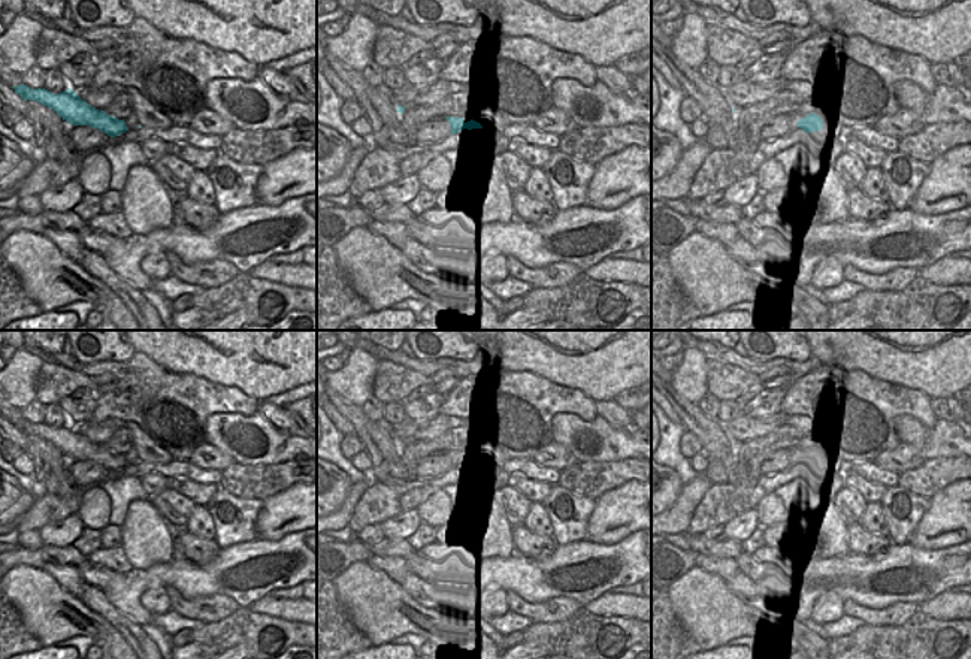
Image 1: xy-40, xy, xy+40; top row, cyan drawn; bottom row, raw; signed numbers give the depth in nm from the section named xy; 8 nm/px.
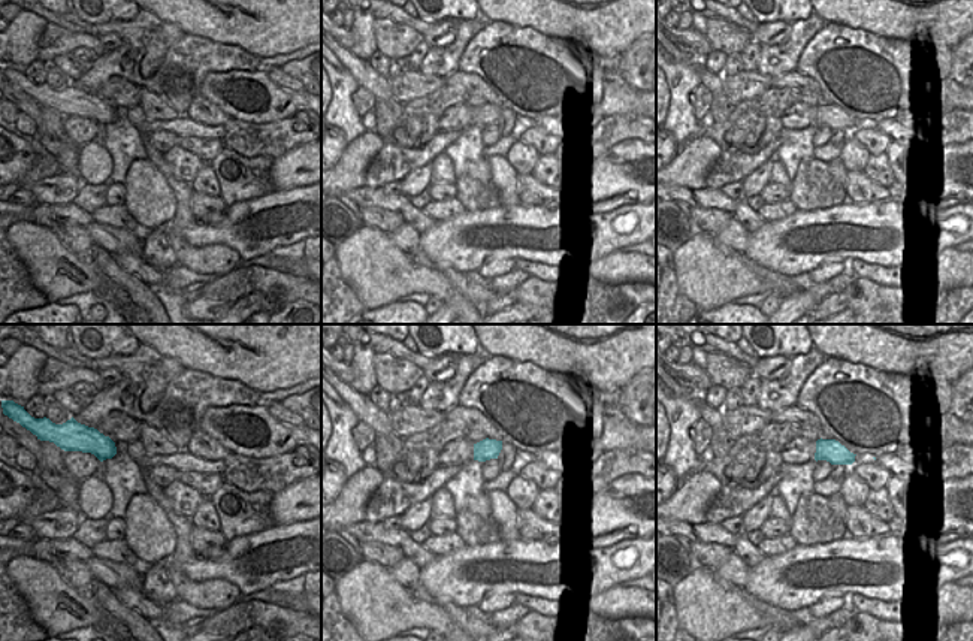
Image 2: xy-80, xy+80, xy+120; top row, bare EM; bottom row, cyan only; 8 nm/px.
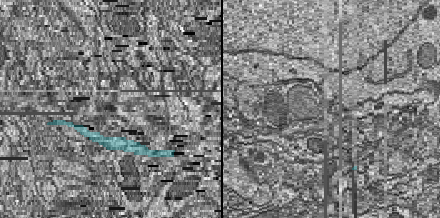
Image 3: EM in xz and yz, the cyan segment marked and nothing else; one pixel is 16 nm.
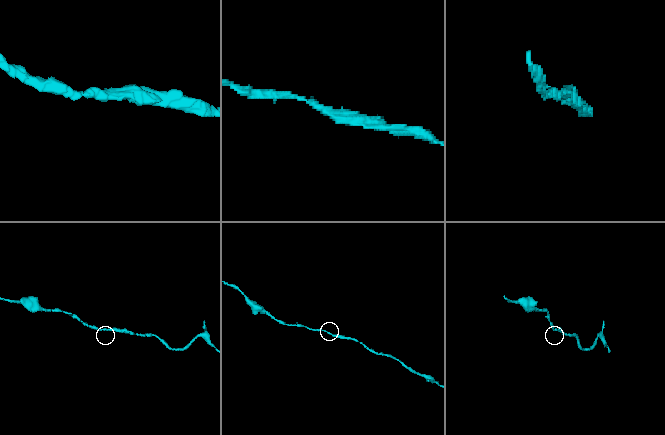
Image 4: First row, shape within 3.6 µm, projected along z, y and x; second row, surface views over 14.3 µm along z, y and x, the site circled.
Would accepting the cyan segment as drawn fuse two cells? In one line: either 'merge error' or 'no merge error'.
no merge error

